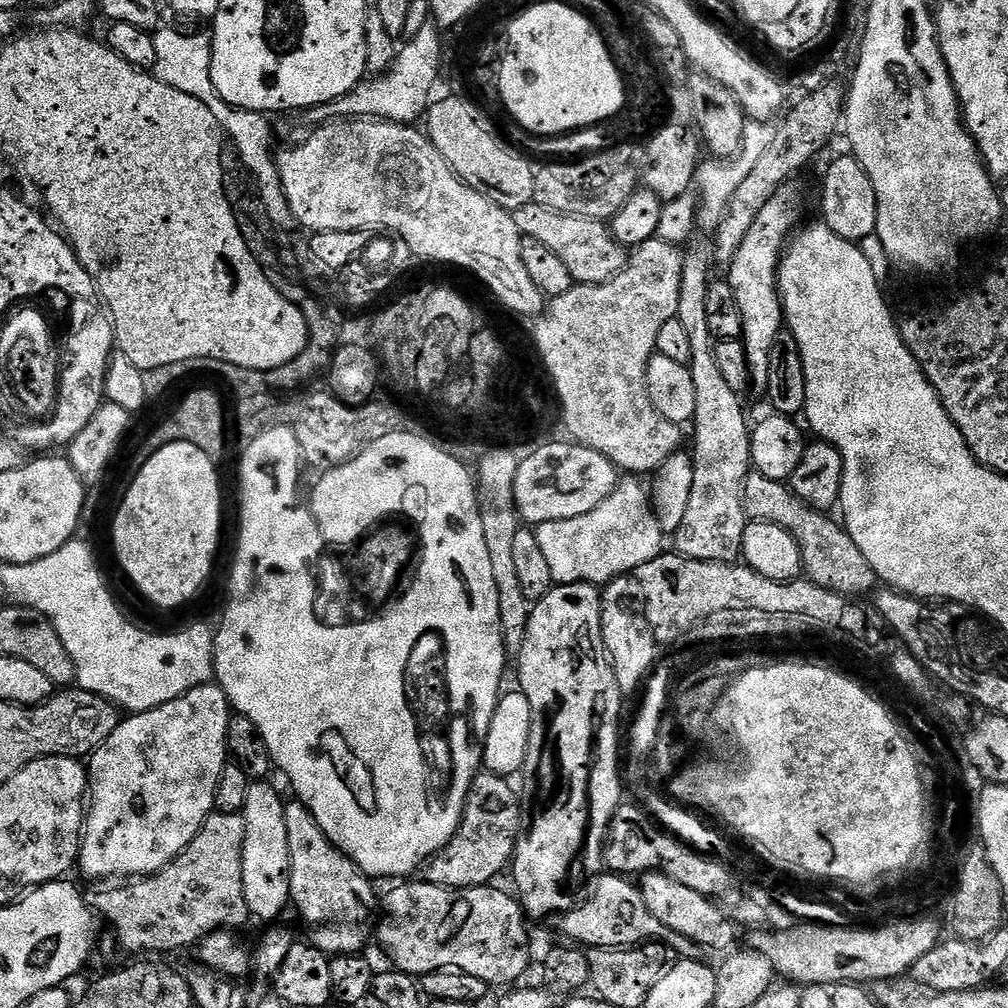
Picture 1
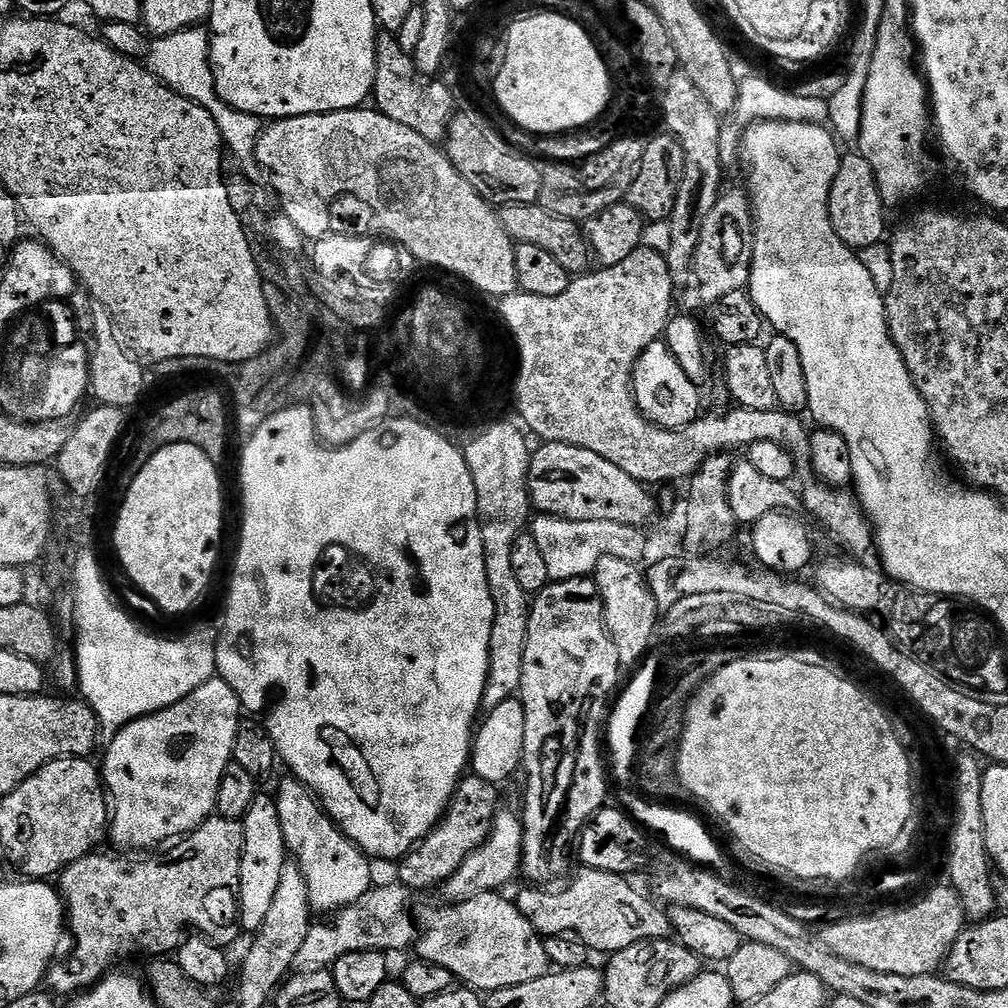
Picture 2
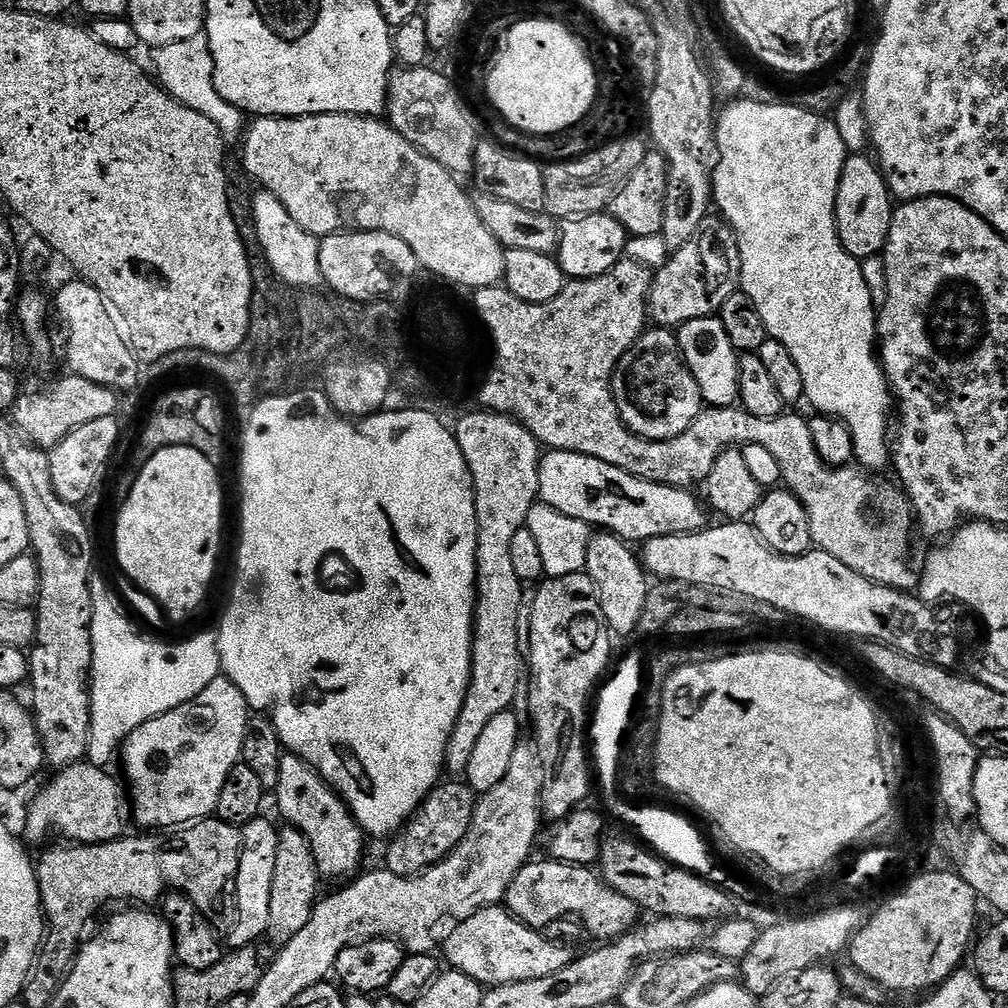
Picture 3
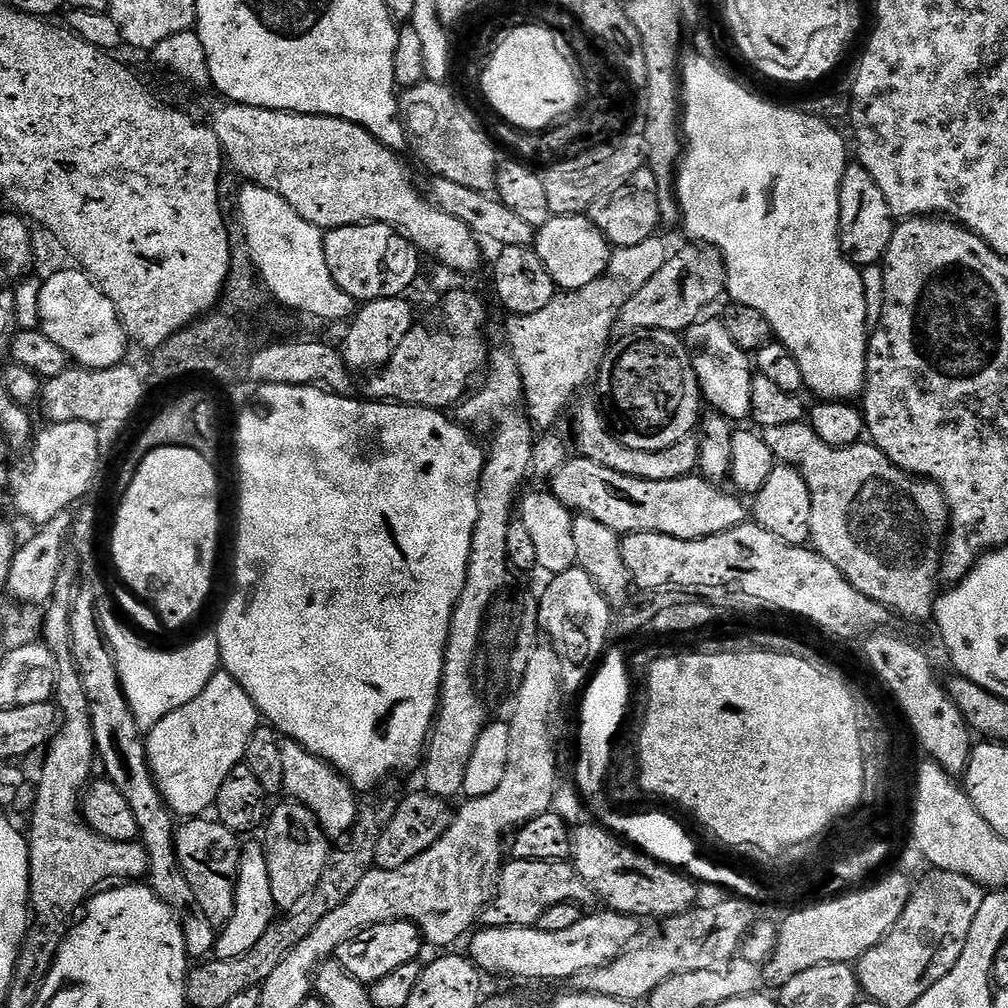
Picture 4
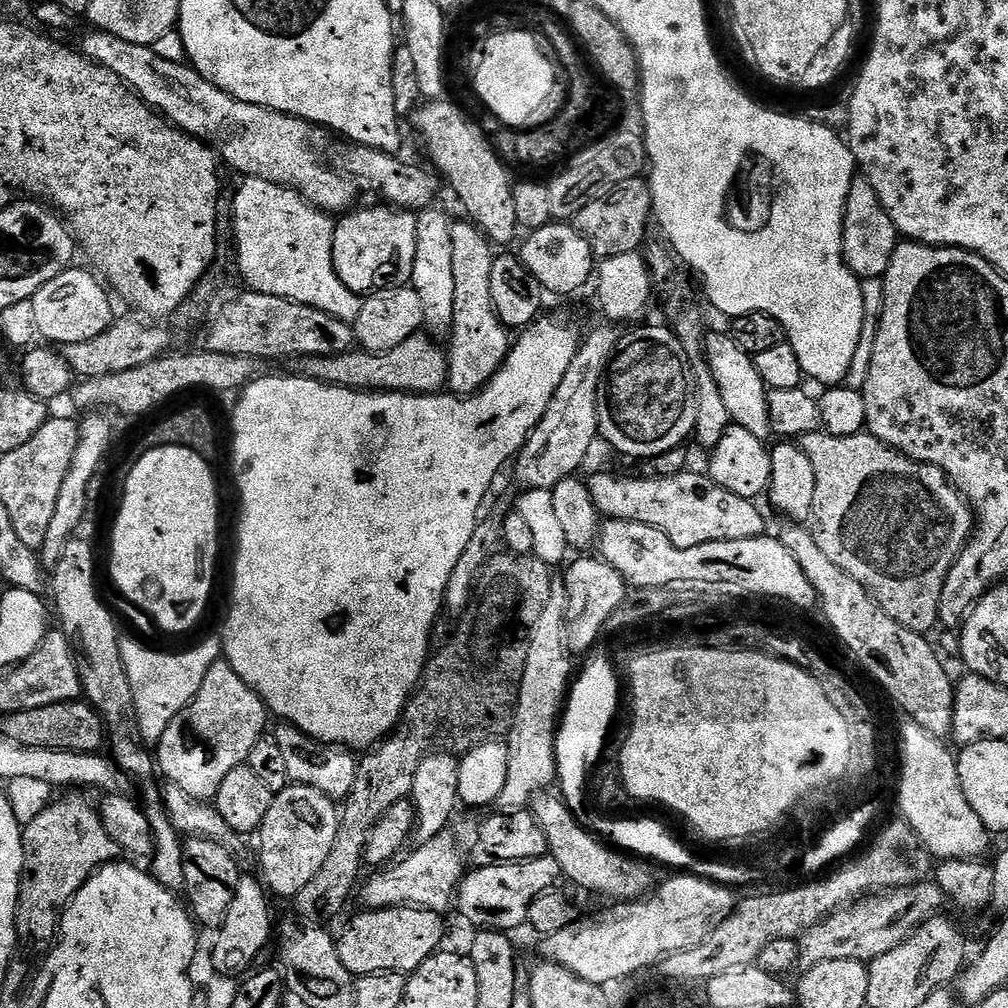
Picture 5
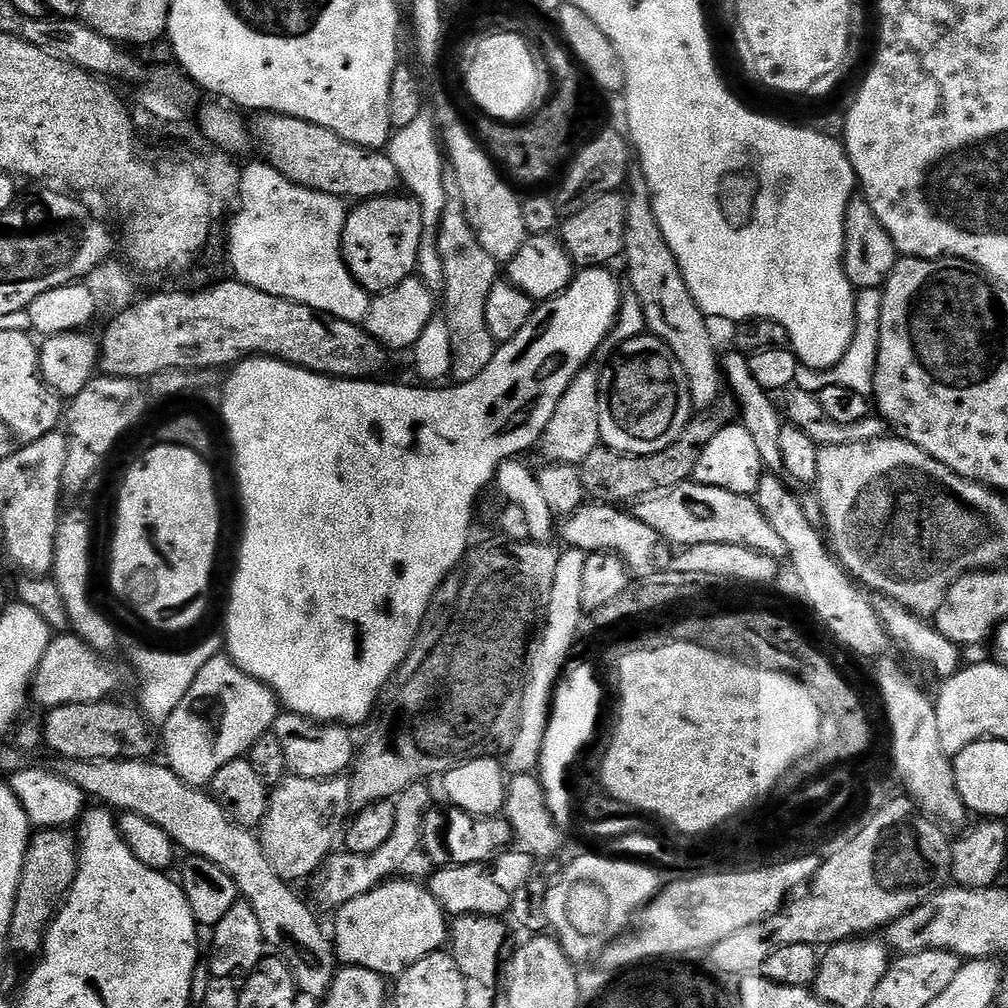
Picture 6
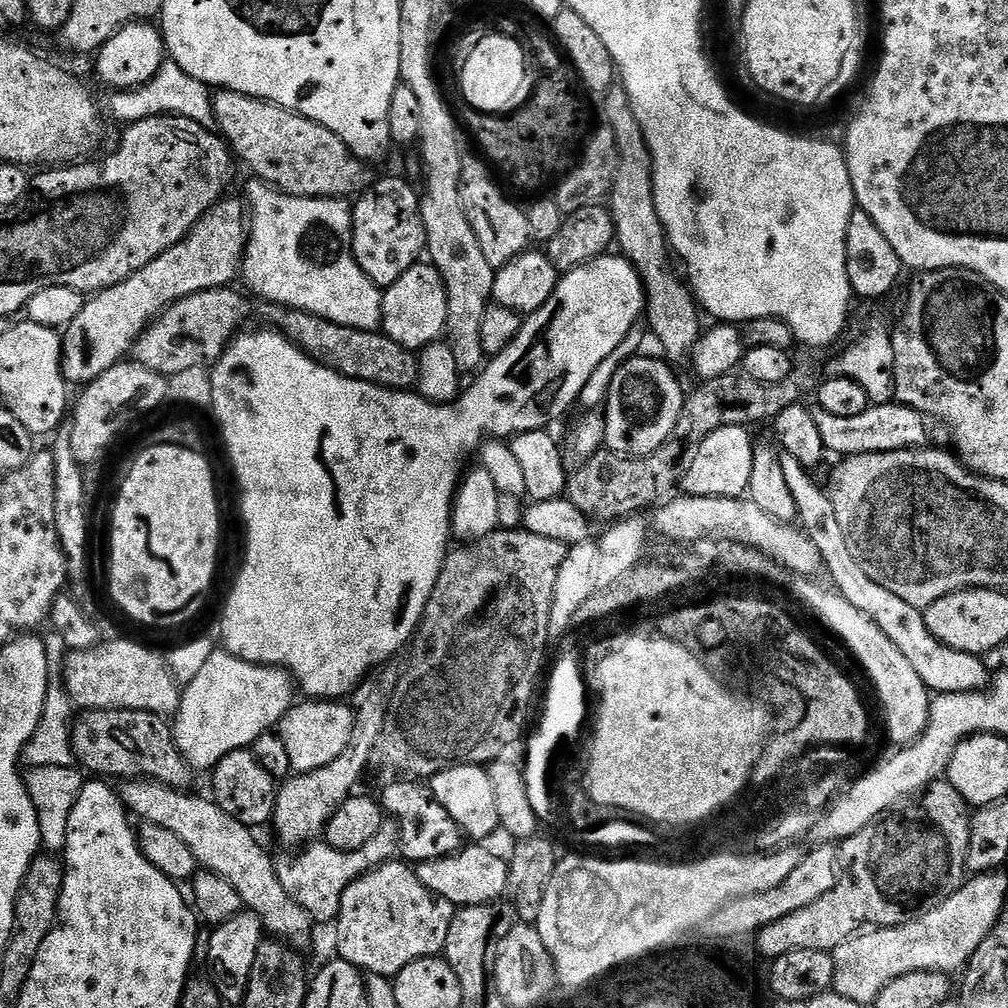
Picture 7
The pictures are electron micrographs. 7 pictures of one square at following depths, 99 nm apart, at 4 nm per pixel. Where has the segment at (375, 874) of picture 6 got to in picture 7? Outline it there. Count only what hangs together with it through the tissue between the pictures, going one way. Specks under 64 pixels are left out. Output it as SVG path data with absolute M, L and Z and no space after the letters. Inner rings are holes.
M385 822L382 830L378 830L378 834L374 834L374 838L370 838L370 842L366 842L366 846L358 850L339 852L326 842L313 842L303 850L297 851L293 860L279 861L282 890L286 890L286 894L312 917L317 925L331 925L340 915L344 891L367 872L373 872L389 860L397 859L399 850L400 830L392 822Z

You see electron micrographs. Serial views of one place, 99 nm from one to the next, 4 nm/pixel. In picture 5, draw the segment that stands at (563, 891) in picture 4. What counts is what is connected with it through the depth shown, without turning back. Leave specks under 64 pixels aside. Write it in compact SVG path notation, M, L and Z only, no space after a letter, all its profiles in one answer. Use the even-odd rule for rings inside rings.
M551 854L505 864L488 862L483 866L485 868L476 868L473 872L471 869L460 881L454 897L455 911L460 911L470 923L477 924L477 929L507 934L528 924L531 904L544 893L553 891L557 887L556 879L559 881L562 876L558 862Z

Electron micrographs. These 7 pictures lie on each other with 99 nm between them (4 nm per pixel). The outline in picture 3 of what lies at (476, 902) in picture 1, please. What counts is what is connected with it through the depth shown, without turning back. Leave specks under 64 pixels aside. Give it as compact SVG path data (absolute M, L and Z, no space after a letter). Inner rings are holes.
M500 906L484 908L478 914L466 918L466 922L462 922L458 926L458 930L454 930L454 934L450 934L450 938L444 941L442 945L442 953L444 952L445 956L443 959L445 961L448 959L452 963L449 965L455 971L474 978L481 986L526 982L534 978L542 978L546 974L554 974L571 963L574 959L574 952L572 951L571 947L545 940L537 929L528 928L521 920L515 920L509 912Z

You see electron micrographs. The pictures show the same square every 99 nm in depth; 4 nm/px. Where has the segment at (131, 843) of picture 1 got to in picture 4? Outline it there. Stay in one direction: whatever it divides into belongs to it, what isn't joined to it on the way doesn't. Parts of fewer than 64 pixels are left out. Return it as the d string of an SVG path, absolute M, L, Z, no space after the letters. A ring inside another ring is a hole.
M217 670L210 678L206 690L194 698L194 702L186 702L178 710L166 714L157 724L146 732L148 761L150 770L156 779L158 790L177 817L200 818L204 812L213 807L218 798L218 790L222 790L222 782L226 782L226 774L240 765L246 754L246 742L250 742L250 734L261 723L262 717L256 711L254 702L233 676L223 670Z

